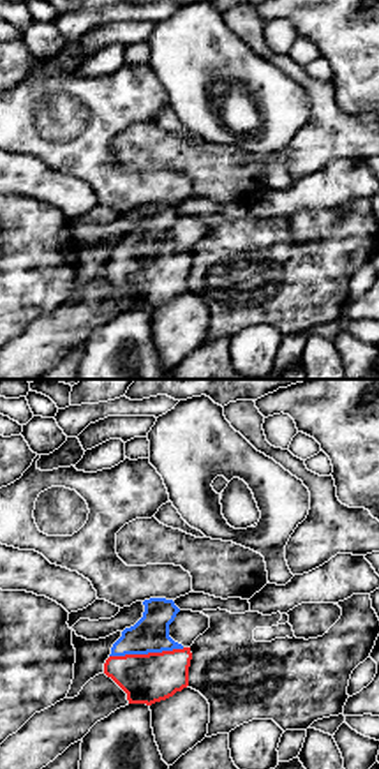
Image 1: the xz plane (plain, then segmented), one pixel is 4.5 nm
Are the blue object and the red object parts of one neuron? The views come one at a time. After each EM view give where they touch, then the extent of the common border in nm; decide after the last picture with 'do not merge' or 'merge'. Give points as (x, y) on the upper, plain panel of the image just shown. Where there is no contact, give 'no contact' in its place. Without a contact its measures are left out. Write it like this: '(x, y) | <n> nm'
(147, 258) | 340 nm

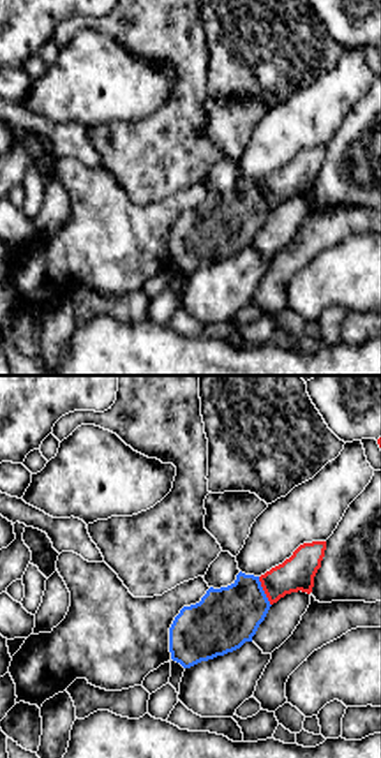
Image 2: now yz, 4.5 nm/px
(263, 196) | 150 nm

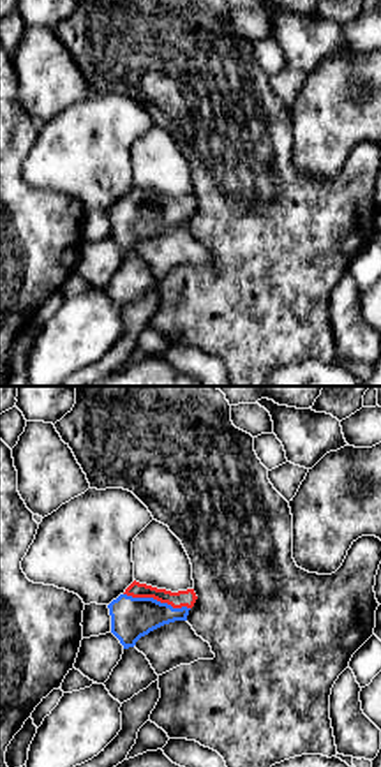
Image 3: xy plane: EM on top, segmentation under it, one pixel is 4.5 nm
(156, 205) | 320 nm

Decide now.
merge

